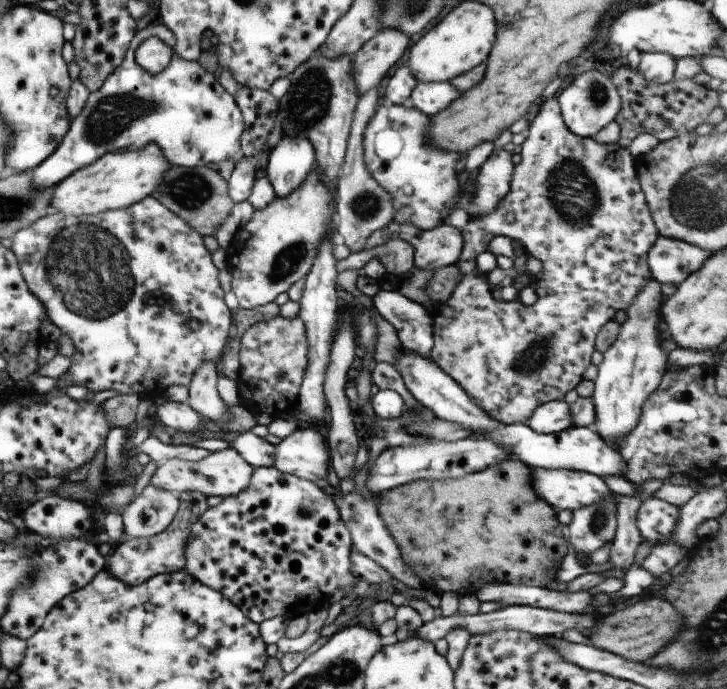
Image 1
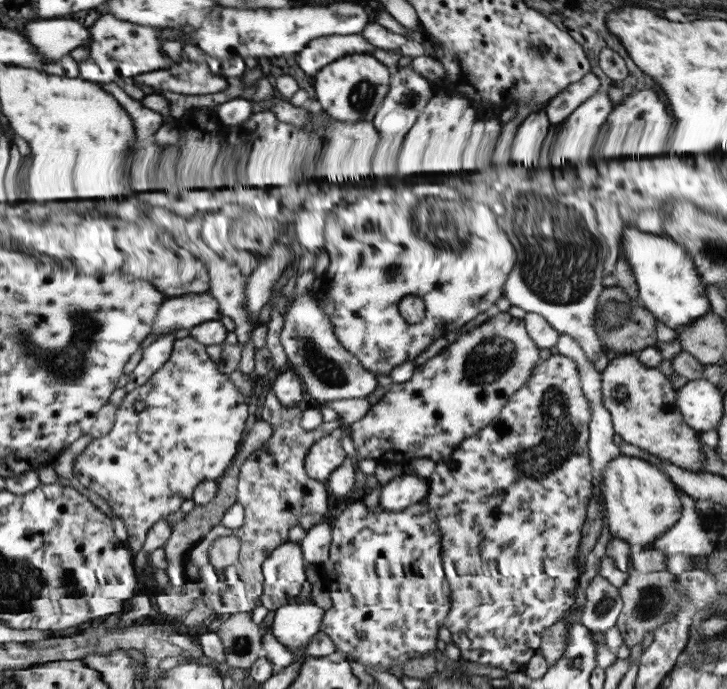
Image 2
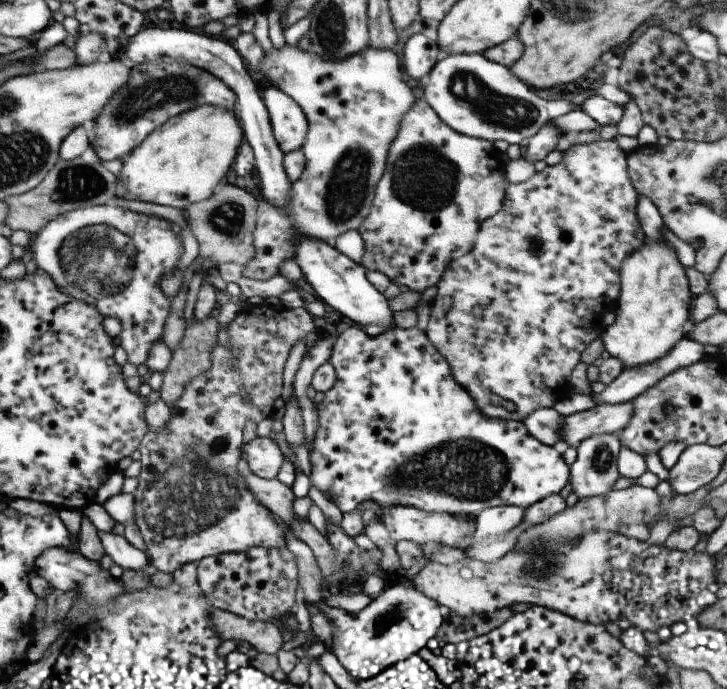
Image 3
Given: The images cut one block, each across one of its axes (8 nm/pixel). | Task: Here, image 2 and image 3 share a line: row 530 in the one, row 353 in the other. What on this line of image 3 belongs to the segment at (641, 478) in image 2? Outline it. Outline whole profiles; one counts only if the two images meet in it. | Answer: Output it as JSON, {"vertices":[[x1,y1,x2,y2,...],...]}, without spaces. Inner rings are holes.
{"vertices":[[663,241,645,242,625,257,620,264,620,291,614,321,599,340,608,356,617,357,623,367,639,367,660,359,684,337,690,318,691,300,684,266,677,261,671,244]]}

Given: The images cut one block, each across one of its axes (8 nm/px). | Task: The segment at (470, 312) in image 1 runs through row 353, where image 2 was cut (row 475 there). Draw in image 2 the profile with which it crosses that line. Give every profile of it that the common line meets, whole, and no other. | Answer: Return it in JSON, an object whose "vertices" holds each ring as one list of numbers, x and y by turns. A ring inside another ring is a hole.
{"vertices":[[552,354,545,360,540,360,533,367,529,378,503,404,499,416,493,419,495,424,489,424,481,432,465,438,453,452,442,461,437,461,433,473,427,480,429,492,425,498,427,508,435,516,435,524,441,532,441,568,445,580,449,584,451,606,444,619,445,628,451,633,451,643,461,653,460,659,465,662,489,664,497,667,501,672,516,672,536,654,540,646,542,632,553,624,559,623,576,601,575,578,579,576,575,558,579,552,581,530,585,522,586,506,591,497,591,465,587,450,588,422,591,418,589,403,579,385,579,373,575,362,567,356]]}

